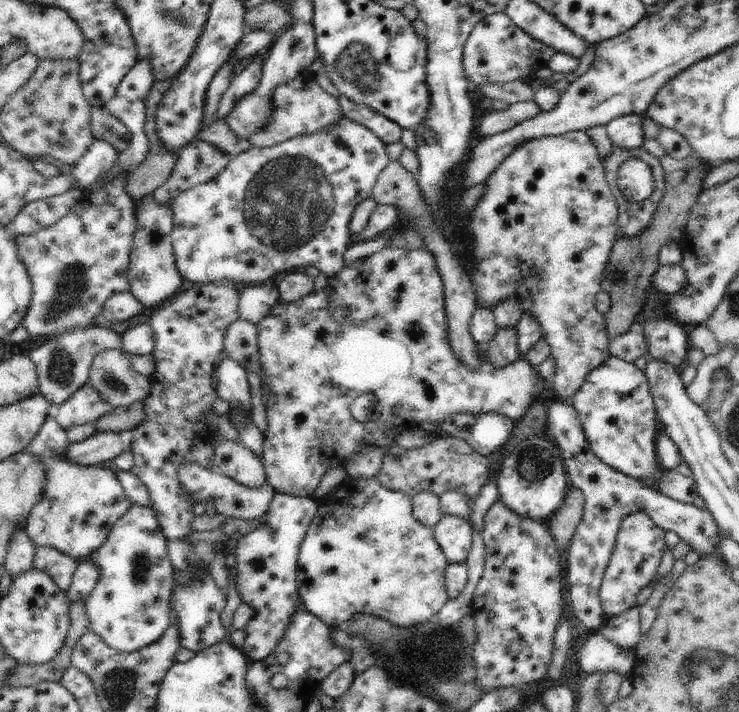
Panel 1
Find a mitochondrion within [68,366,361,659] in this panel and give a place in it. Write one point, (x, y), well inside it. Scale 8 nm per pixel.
(141, 563)

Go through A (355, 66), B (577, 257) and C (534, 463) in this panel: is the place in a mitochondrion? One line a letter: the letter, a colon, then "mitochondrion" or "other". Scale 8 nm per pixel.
A: mitochondrion
B: other
C: mitochondrion

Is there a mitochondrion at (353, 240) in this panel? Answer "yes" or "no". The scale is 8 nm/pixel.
no

